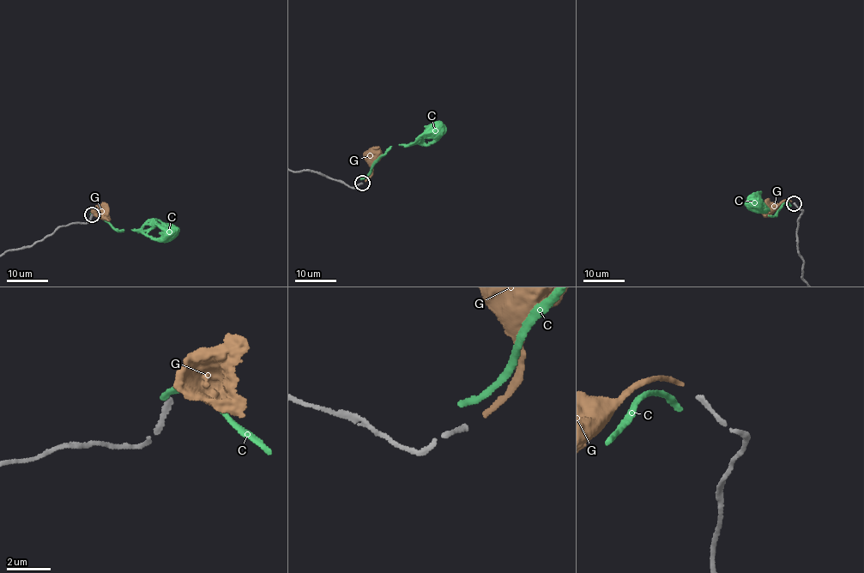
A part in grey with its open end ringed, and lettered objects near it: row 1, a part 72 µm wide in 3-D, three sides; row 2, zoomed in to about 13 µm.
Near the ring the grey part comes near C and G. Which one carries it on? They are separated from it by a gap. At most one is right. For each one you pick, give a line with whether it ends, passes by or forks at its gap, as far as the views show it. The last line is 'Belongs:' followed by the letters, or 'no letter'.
G: it ends
Belongs: G

